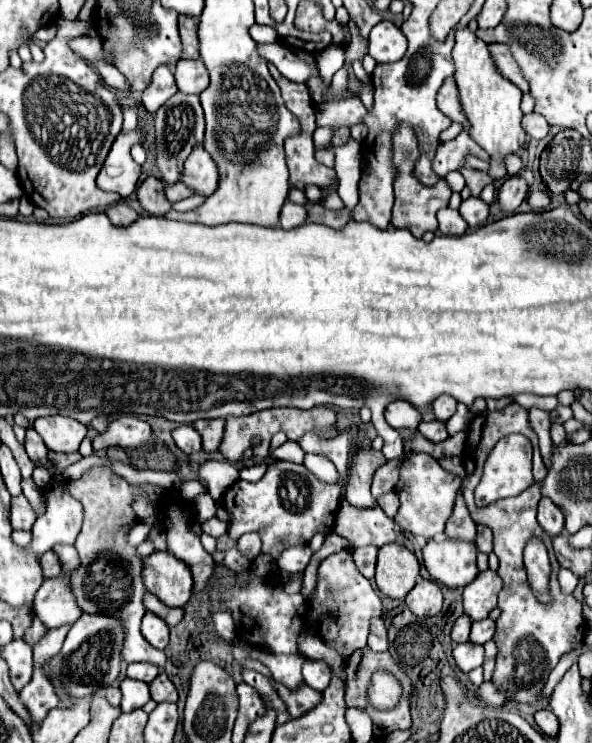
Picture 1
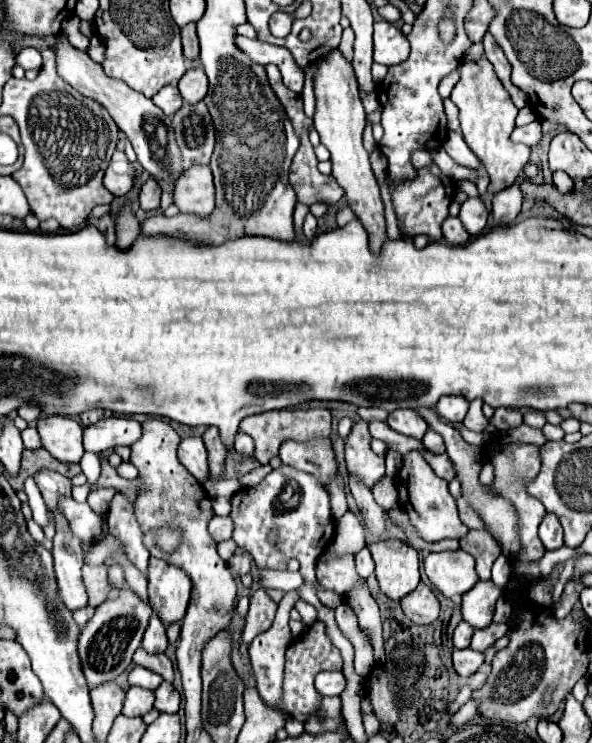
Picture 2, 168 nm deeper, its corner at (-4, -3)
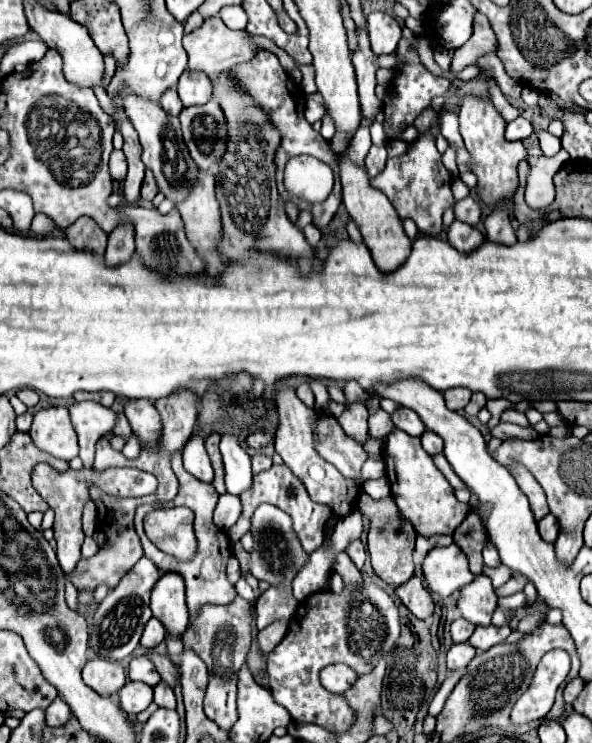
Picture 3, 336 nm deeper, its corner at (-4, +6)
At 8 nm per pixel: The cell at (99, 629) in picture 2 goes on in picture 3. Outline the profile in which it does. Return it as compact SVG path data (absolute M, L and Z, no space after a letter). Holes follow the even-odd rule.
M142 557L122 579L120 583L110 589L110 593L104 597L104 601L98 605L92 627L90 627L90 653L94 657L110 659L110 661L122 661L128 657L140 643L140 635L148 619L152 617L150 611L150 591L154 583L160 577L160 569L148 559Z

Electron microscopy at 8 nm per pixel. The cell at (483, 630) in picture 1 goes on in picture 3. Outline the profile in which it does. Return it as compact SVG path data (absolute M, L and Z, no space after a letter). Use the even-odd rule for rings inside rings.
M478 625L476 631L472 633L472 637L468 639L468 643L470 643L472 647L480 649L480 651L486 651L486 649L490 649L492 645L502 643L510 633L512 633L512 629L510 629L508 625L504 625L504 627L496 627L496 625L482 627L482 625Z

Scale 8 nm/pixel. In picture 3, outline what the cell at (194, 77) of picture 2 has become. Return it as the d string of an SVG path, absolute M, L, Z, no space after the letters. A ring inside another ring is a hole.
M186 69L178 81L178 95L184 107L190 105L204 105L212 95L212 83L204 71L190 71Z

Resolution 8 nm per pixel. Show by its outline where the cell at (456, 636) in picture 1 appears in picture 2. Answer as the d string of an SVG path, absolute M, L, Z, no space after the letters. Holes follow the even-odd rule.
M460 622L454 630L454 648L468 648L470 646L470 640L472 640L472 634L474 634L474 628L466 622Z

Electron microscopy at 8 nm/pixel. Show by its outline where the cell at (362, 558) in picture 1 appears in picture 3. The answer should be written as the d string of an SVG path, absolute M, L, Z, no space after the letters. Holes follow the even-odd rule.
M356 539L356 543L352 543L352 547L348 547L348 555L356 563L356 567L362 569L364 559L366 559L366 551L364 551L364 545L362 545L360 539Z

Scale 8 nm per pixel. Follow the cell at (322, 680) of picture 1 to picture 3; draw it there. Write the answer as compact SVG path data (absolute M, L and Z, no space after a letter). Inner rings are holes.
M328 665L320 671L320 683L330 693L344 693L356 679L358 675L348 665Z

